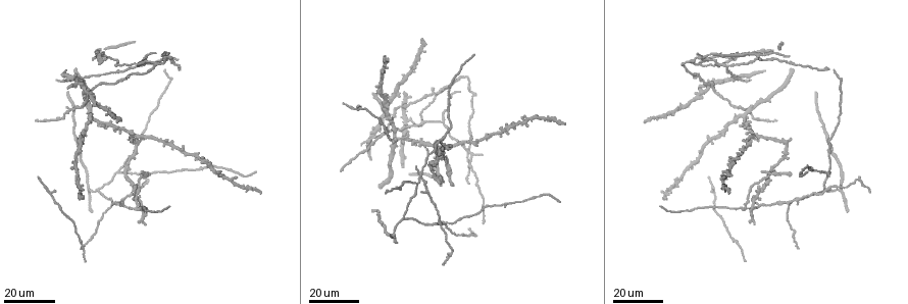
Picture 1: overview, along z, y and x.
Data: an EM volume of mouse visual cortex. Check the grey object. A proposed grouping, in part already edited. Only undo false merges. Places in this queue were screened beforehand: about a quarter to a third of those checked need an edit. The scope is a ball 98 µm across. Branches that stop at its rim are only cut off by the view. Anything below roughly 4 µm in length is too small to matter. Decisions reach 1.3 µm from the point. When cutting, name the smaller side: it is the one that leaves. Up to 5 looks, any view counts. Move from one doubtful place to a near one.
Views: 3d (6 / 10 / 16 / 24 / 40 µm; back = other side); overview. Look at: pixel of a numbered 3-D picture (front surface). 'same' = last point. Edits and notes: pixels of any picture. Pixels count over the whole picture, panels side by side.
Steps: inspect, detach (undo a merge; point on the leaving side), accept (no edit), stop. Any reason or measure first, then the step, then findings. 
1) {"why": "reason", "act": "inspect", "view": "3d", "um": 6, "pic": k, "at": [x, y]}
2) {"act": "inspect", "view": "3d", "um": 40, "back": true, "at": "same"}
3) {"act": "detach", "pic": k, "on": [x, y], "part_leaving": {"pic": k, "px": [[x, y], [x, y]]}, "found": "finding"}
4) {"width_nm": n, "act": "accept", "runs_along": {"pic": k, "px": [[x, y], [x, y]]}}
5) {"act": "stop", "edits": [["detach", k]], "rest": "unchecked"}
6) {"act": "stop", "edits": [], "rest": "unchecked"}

{"why": "arms part here", "act": "inspect", "view": "3d", "um": 24, "pic": 1, "at": [97, 190]}

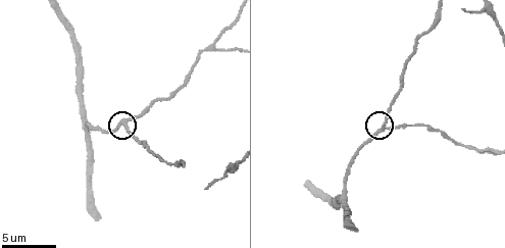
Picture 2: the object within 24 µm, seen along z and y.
{"act": "inspect", "view": "3d", "um": 6, "pic": 2, "at": [382, 128]}

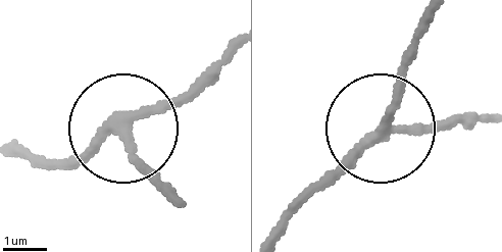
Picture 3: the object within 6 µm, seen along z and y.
{"arms": 3, "act": "accept", "runs_along": {"pic": 3, "px": [[180, 198], [117, 126], [55, 165]]}, "found": "one neuron here"}

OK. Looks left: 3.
{"why": "a fork", "act": "inspect", "view": "3d", "um": 16, "pic": 1, "at": [135, 208]}

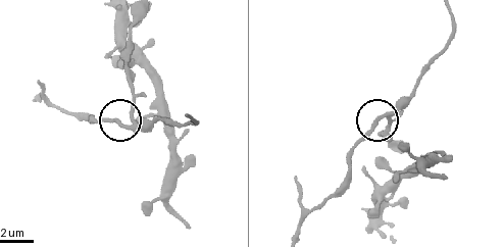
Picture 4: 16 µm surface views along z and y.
{"why": "closer look", "act": "inspect", "view": "3d", "um": 10, "pic": 4, "at": [129, 127]}

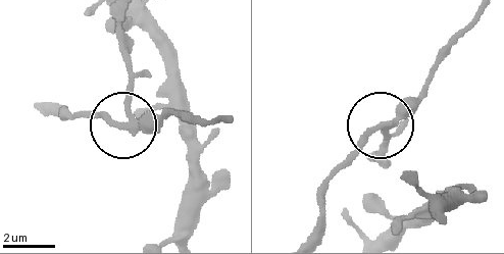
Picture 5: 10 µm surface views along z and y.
{"side_arm_um": 42, "act": "detach", "pic": 5, "on": [133, 86], "part_leaving": {"pic": 5, "px": [[135, 125], [121, 15]]}, "found": "two neurons meet here"}

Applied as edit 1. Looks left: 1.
{"act": "stop", "edits": [["detach", 5]], "rest": "unchecked"}

